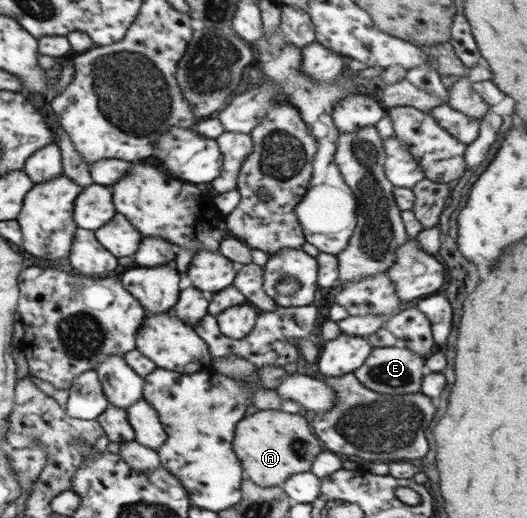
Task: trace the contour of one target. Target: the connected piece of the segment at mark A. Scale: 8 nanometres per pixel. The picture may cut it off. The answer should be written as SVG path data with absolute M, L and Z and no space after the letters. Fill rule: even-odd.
M259 410L243 418L235 426L233 452L239 458L243 472L247 472L247 478L253 484L261 488L277 487L292 474L307 472L311 468L311 462L314 461L321 448L319 443L320 441L311 434L307 420L303 416L285 414L281 410ZM300 444L305 446L305 452L301 454L297 452Z

